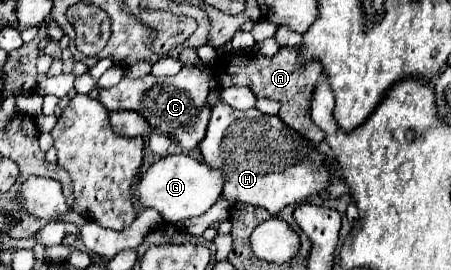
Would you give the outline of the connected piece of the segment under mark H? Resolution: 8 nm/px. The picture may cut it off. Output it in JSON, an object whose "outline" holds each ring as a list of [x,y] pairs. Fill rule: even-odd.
{"outline":[[[217,101],[211,111],[211,121],[205,139],[199,145],[203,161],[225,173],[223,195],[229,203],[245,203],[279,213],[291,203],[301,203],[317,191],[329,187],[329,173],[323,167],[321,151],[303,139],[277,115],[263,115],[257,109],[237,111],[223,101]],[[217,123],[227,127],[217,127]]]}

